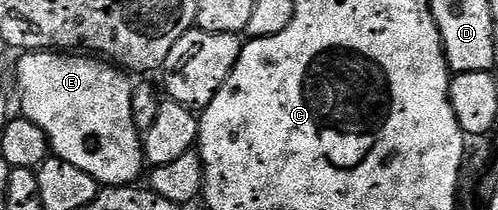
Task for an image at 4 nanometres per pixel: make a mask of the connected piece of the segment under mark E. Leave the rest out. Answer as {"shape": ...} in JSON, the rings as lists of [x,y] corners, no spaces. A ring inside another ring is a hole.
{"shape":[[[39,50],[26,51],[19,57],[18,65],[16,67],[16,77],[18,79],[18,87],[21,91],[20,101],[22,103],[21,114],[28,120],[40,127],[43,133],[47,136],[49,148],[51,152],[66,162],[71,163],[74,167],[79,167],[86,174],[90,175],[95,181],[99,182],[102,187],[119,188],[128,187],[135,184],[135,181],[140,175],[143,176],[146,162],[144,160],[143,138],[140,130],[134,123],[133,117],[133,82],[130,83],[129,77],[125,72],[119,68],[108,64],[105,60],[91,57],[88,55],[67,55],[60,51]]]}

